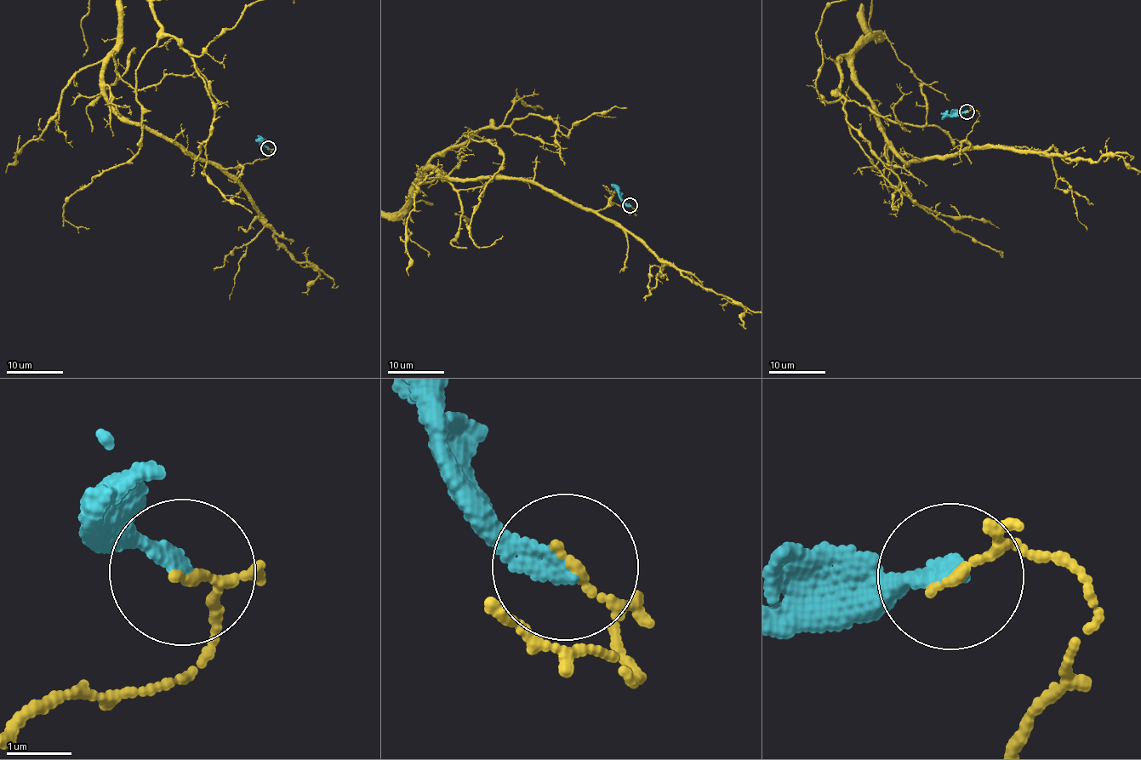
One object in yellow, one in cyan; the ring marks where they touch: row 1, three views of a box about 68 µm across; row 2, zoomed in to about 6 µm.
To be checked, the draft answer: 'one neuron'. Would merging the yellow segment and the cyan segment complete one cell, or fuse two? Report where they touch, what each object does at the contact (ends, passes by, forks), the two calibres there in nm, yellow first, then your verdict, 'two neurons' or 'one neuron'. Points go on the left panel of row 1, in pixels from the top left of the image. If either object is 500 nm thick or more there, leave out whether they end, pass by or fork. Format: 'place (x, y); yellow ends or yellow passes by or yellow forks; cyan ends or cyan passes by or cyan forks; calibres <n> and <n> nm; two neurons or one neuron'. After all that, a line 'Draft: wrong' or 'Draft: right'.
place (268, 148); yellow passes by; cyan ends; calibres 100 and 260 nm; two neurons
Draft: wrong

